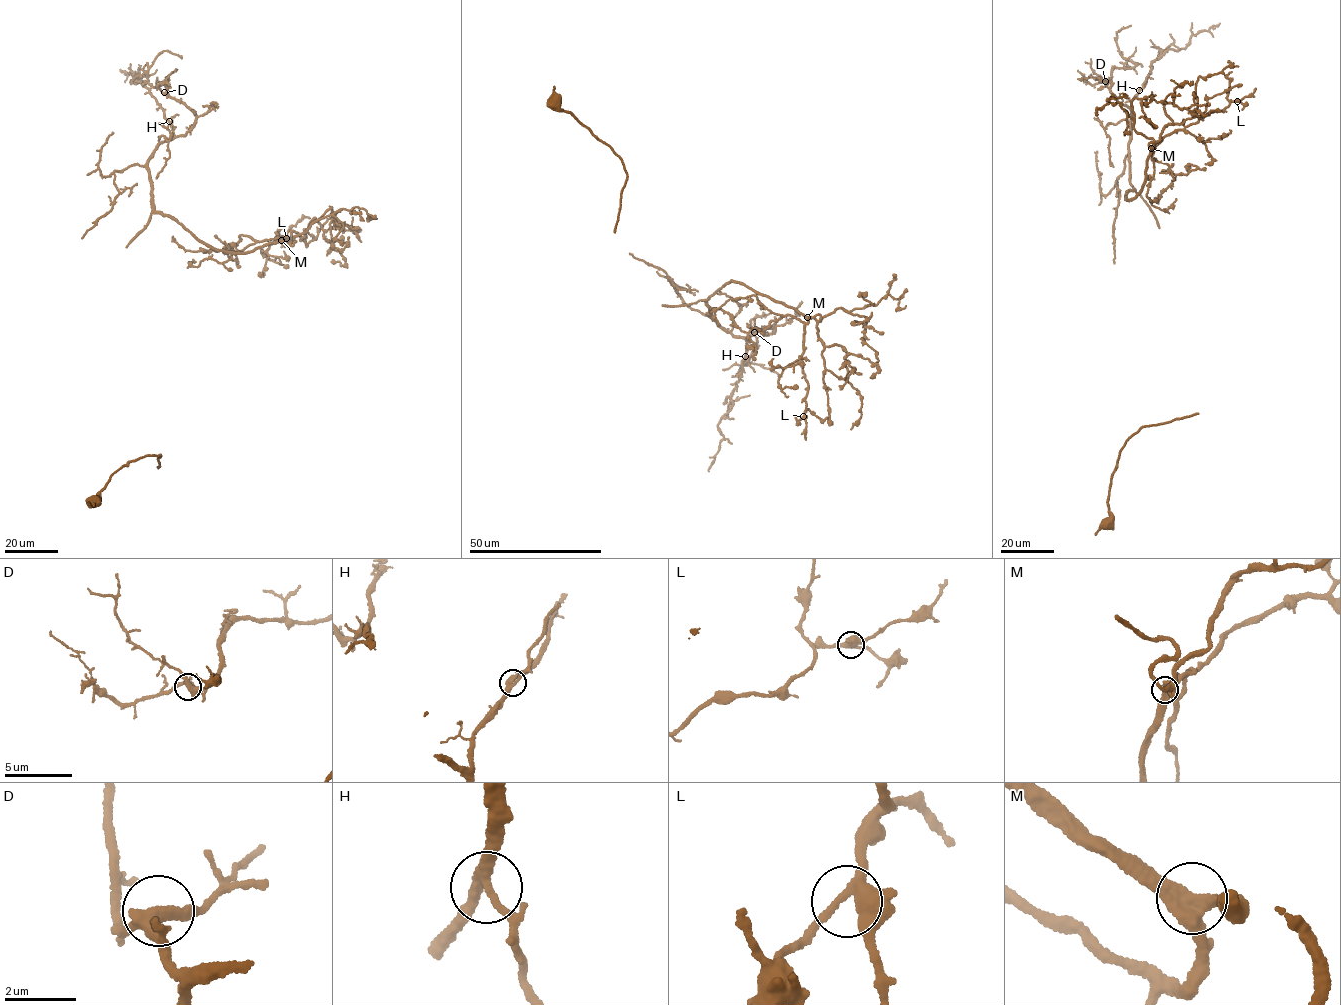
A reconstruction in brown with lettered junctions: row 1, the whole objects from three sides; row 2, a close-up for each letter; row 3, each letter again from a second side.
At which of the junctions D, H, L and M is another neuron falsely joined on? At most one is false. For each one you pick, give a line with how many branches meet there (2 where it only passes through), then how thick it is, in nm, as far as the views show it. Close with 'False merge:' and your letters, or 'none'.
False merge: none

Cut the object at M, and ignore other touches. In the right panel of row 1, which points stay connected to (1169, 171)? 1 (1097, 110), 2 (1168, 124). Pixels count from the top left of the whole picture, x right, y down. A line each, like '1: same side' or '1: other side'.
1: other side
2: other side

